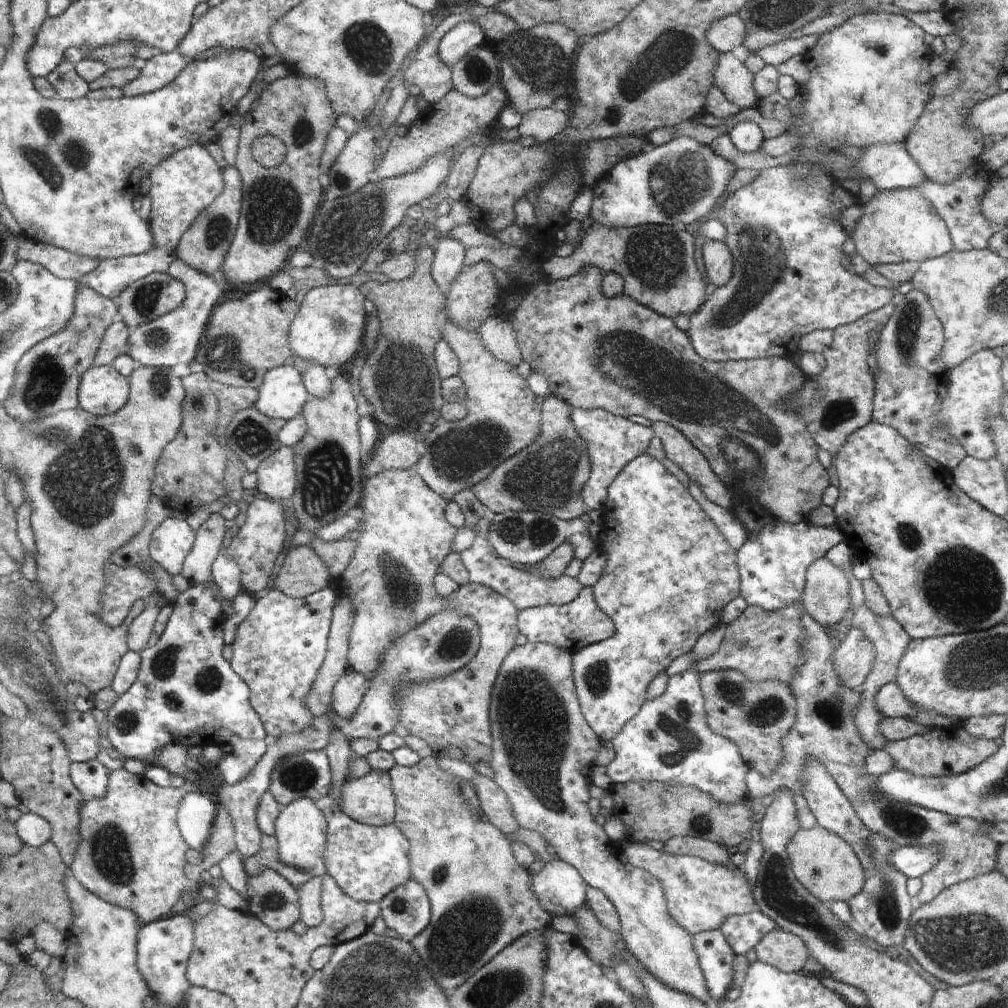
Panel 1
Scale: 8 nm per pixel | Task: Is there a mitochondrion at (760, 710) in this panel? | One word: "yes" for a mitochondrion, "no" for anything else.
yes

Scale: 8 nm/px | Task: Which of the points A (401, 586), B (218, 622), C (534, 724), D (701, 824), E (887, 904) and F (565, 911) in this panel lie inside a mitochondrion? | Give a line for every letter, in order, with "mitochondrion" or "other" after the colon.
A: mitochondrion
B: other
C: mitochondrion
D: mitochondrion
E: mitochondrion
F: other

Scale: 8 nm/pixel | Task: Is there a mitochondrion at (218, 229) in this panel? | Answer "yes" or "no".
yes

